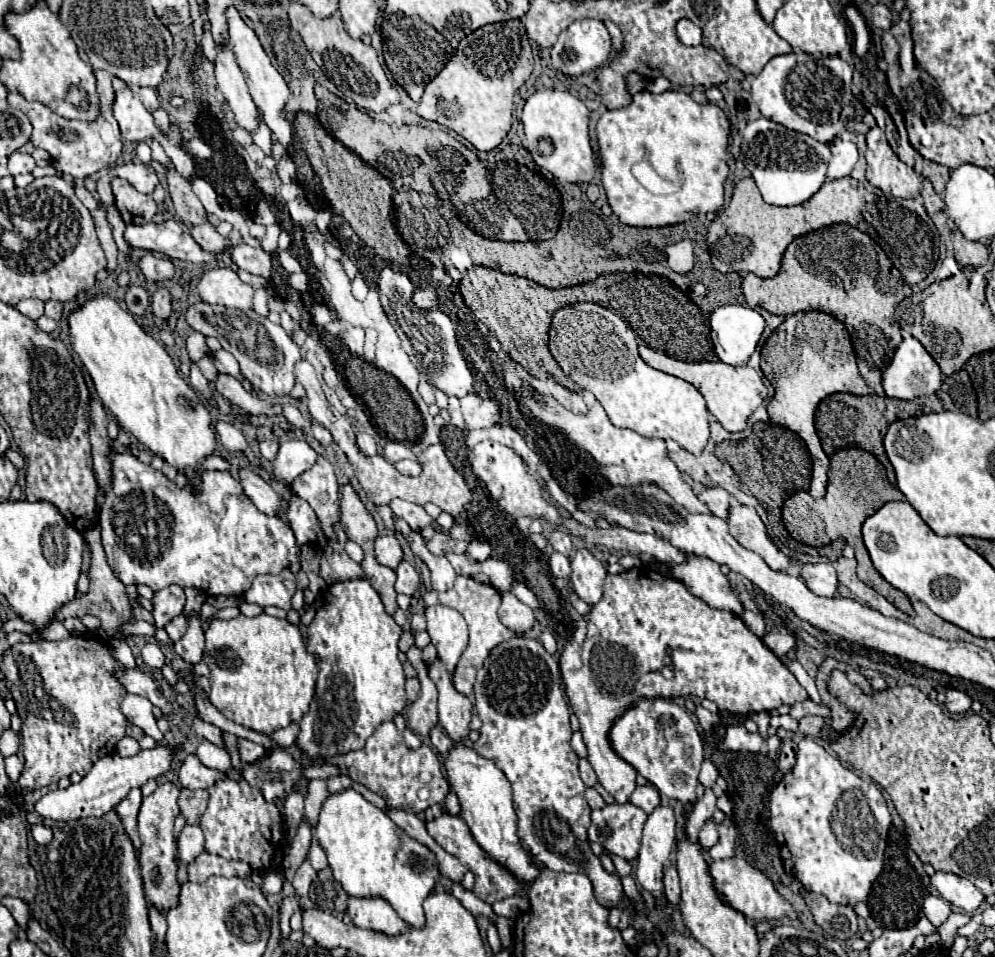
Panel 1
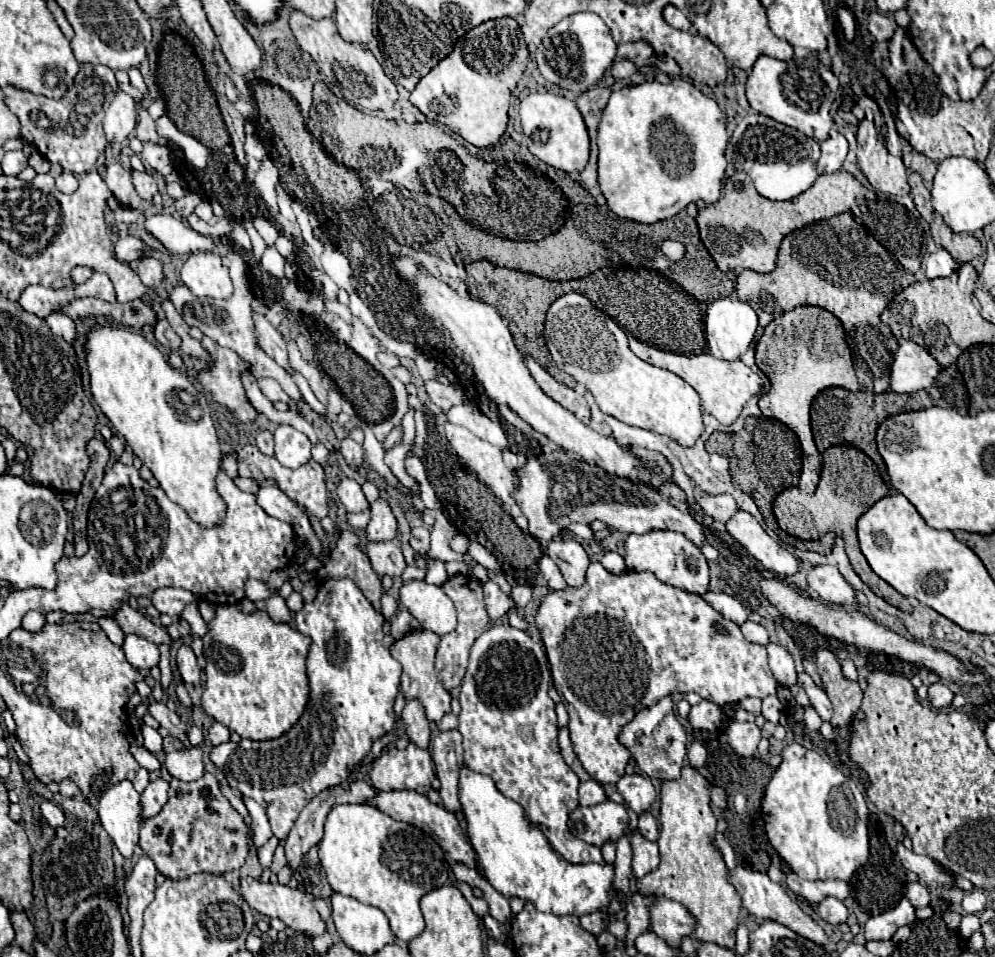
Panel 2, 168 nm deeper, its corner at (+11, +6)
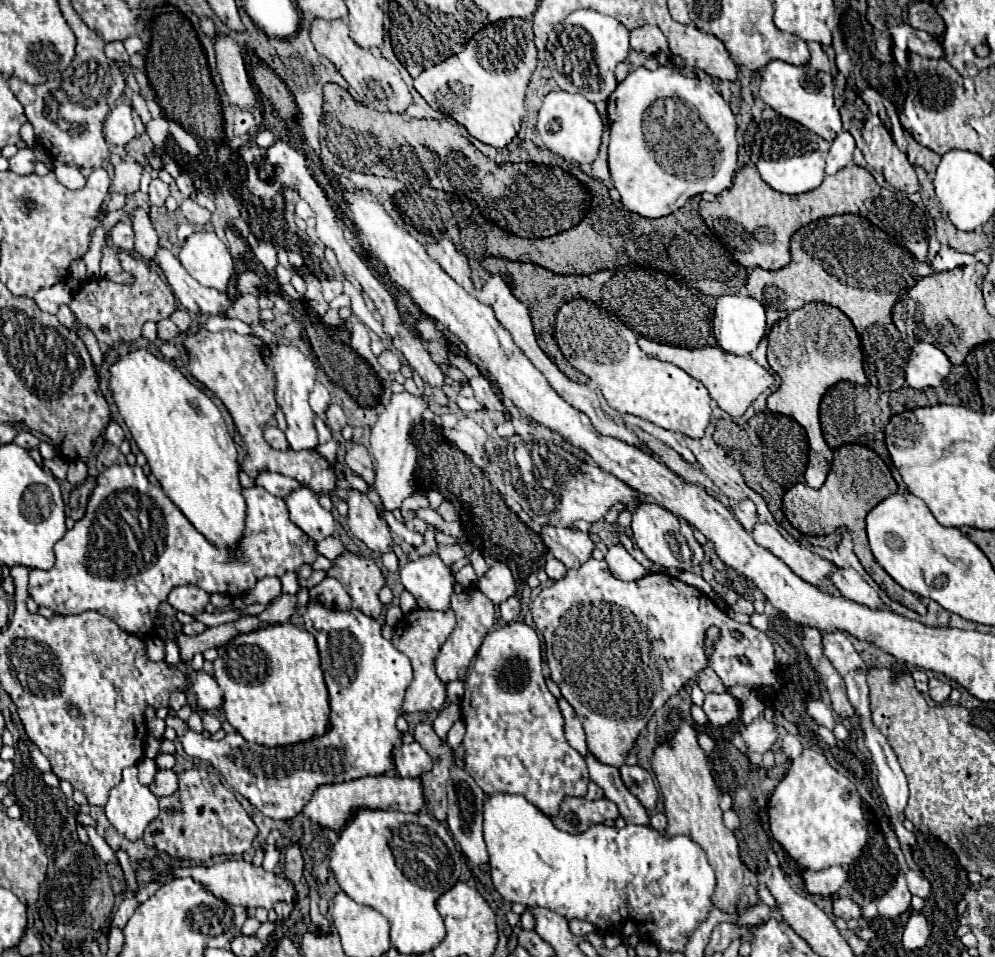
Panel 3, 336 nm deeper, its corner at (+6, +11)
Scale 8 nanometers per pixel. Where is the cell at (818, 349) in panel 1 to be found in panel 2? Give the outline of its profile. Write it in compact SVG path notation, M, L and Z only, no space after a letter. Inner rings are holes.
M796 307L770 321L756 345L756 365L770 379L770 391L758 401L760 411L766 417L788 425L798 435L803 454L798 488L806 493L816 491L822 470L822 455L812 439L812 399L826 387L844 387L852 392L860 390L844 337L840 319L830 311L820 307Z

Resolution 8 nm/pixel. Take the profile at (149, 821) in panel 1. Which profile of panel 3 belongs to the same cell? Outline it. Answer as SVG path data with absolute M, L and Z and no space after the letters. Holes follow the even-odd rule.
M159 770L155 780L149 784L149 790L161 798L161 796L171 796L177 790L177 774L173 770Z

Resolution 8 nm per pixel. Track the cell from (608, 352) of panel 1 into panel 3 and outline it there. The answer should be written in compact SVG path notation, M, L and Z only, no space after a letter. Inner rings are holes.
M571 300L557 314L555 338L569 364L579 372L583 372L585 376L589 376L593 382L597 382L601 394L615 410L645 418L665 430L683 432L689 438L701 438L705 434L705 428L711 418L711 398L707 388L699 380L691 378L687 372L677 368L675 364L667 364L647 356L637 346L637 336L617 316L609 314L607 310L599 308L589 300Z

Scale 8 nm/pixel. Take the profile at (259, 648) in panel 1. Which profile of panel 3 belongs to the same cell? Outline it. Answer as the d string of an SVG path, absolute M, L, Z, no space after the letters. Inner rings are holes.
M275 624L275 626L267 626L263 630L257 630L257 632L249 632L249 634L239 634L237 638L233 638L227 646L223 648L217 648L219 652L219 658L213 662L215 666L215 680L219 684L219 688L223 690L223 710L225 710L225 716L229 720L229 724L247 740L247 742L255 742L255 744L261 744L261 746L269 746L269 748L277 748L277 746L293 746L293 744L299 744L299 742L305 742L305 740L311 740L313 736L323 736L329 728L329 692L327 692L327 686L325 686L325 680L323 680L323 670L321 670L321 662L319 662L319 650L317 650L317 644L315 644L315 638L313 634L309 634L307 630L303 628L297 628L293 624Z

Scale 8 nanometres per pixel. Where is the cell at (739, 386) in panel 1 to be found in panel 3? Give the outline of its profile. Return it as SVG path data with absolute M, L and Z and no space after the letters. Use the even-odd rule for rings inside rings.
M639 336L639 348L653 358L659 358L663 362L671 362L679 368L683 368L689 376L699 380L711 394L711 398L717 402L719 408L723 408L733 418L739 418L745 414L745 410L757 400L761 392L773 386L775 378L771 372L767 372L763 366L759 366L751 356L735 356L731 352L725 352L719 346L701 346L701 348L681 348L671 344L661 344L649 338Z

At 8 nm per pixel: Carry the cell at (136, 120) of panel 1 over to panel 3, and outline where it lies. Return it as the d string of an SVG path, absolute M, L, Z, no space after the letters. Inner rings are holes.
M119 104L113 108L105 120L105 140L109 146L125 146L135 138L135 124L129 104Z

